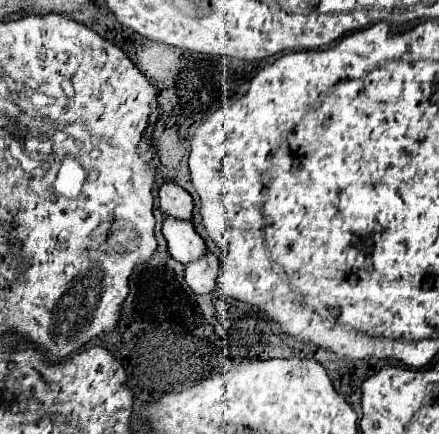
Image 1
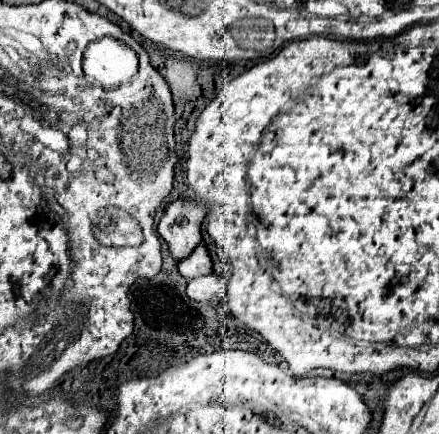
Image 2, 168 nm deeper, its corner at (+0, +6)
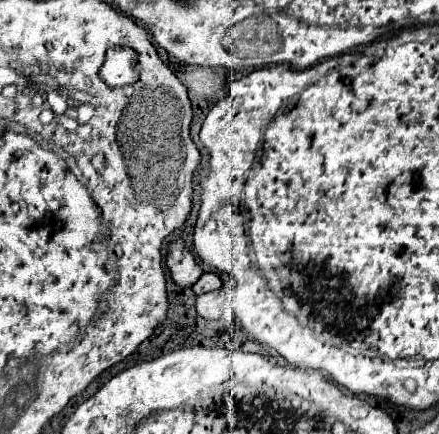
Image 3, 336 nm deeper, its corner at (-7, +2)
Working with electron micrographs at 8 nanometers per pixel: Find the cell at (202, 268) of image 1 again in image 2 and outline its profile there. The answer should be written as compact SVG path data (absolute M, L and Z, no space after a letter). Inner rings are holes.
M208 273L208 277L196 277L194 281L188 281L188 297L194 301L210 301L220 289L224 289L226 281L220 279L216 273Z

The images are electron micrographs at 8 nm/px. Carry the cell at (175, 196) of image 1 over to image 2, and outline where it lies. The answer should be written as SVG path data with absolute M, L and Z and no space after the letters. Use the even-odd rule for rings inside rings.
M178 197L164 207L162 219L158 223L158 235L168 243L170 255L176 261L184 259L194 245L202 241L200 225L206 213L206 205L184 197Z

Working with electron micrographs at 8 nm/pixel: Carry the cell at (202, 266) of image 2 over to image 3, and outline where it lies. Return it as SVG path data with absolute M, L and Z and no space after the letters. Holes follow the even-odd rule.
M203 273L201 279L193 285L195 295L203 295L203 293L209 293L209 291L215 291L215 289L221 289L221 279L215 273Z

